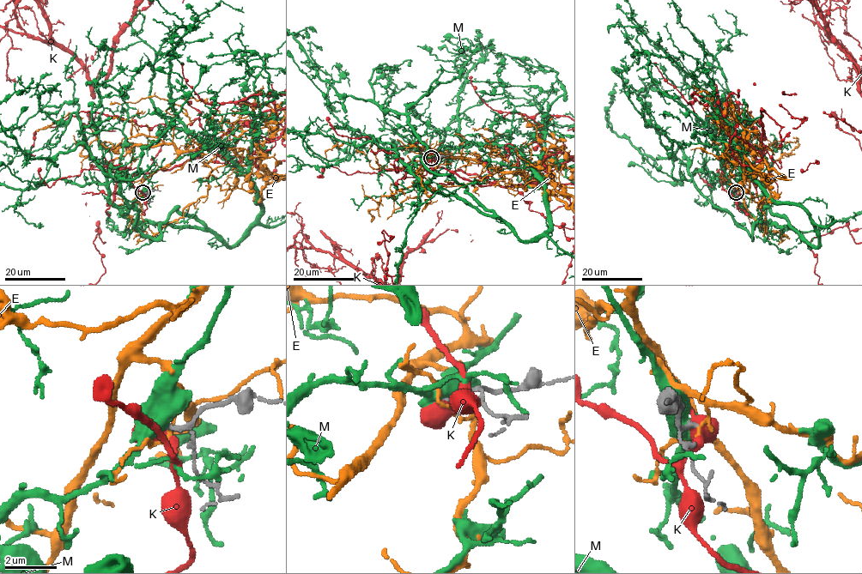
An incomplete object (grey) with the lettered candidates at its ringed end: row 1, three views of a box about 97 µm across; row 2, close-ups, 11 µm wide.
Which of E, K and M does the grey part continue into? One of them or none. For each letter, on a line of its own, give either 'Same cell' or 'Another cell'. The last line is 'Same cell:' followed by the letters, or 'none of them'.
E: Another cell
K: Another cell
M: Another cell
Same cell: none of them

